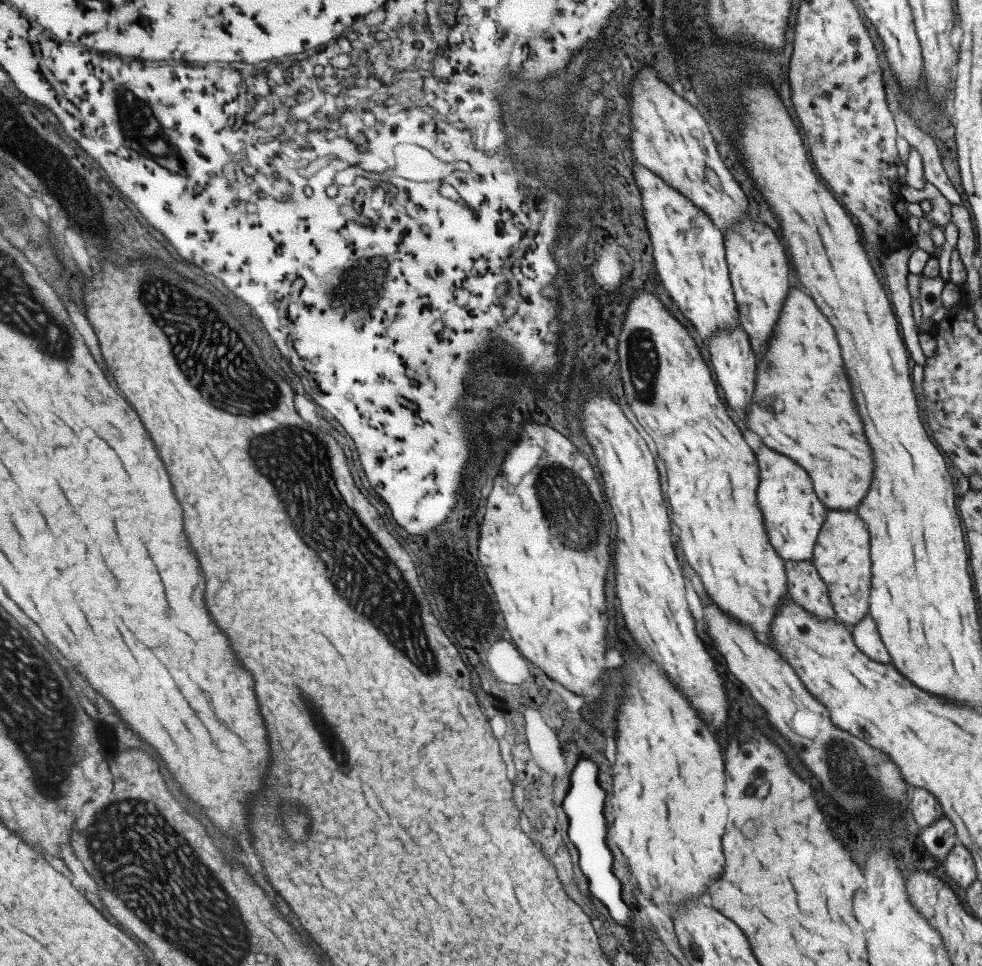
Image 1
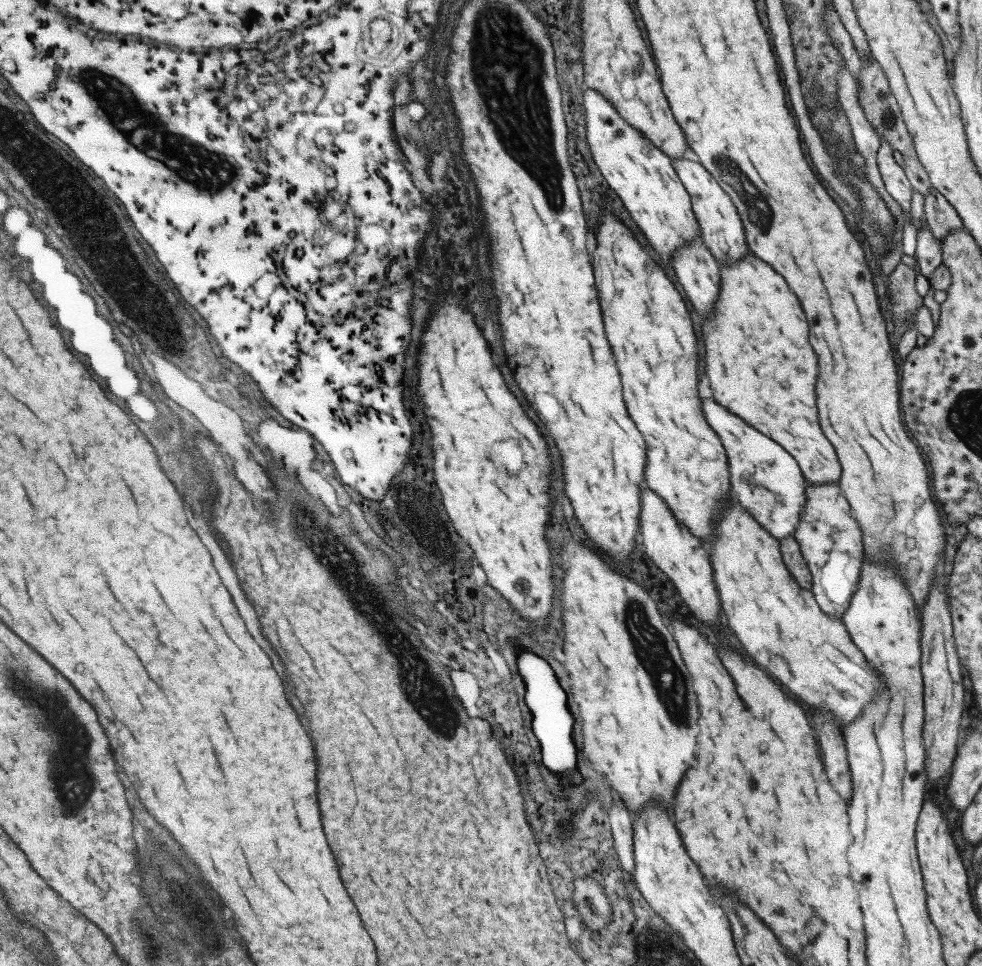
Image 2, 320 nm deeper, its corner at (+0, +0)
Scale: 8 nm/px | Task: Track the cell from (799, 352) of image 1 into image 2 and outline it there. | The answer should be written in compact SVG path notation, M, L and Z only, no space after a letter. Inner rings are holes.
M750 253L737 262L718 264L718 270L715 310L701 322L701 336L705 338L703 372L709 382L712 399L789 453L796 460L807 484L837 483L840 464L834 448L819 428L813 392L817 358L809 350L807 324L797 298L789 292L786 282L777 272Z

